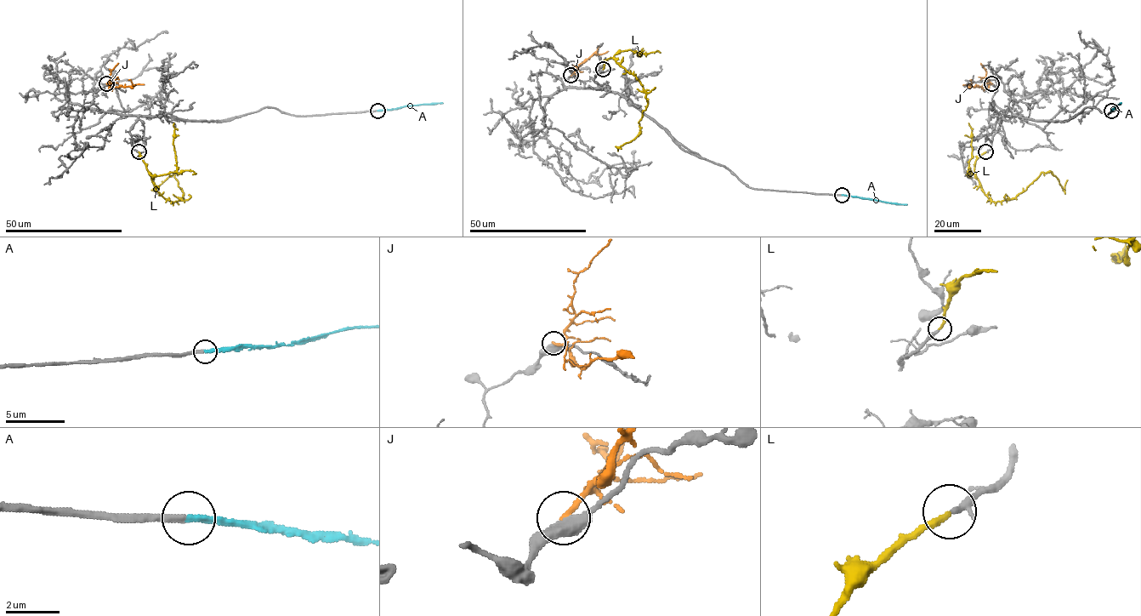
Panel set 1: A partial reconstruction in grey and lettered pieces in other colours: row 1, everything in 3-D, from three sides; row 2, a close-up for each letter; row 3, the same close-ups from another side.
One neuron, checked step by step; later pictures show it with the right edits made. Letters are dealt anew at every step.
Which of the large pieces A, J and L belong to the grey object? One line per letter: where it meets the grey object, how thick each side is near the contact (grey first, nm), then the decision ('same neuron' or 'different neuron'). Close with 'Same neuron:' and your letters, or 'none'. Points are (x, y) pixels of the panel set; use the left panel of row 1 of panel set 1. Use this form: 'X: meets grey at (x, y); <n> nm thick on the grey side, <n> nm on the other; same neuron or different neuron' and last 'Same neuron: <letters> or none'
A: meets grey at (377, 111); 280 nm thick on the grey side, 240 nm on the other; same neuron
J: meets grey at (106, 83); 480 nm thick on the grey side, 240 nm on the other; different neuron
L: meets grey at (139, 151); 170 nm thick on the grey side, 240 nm on the other; different neuron
Same neuron: A

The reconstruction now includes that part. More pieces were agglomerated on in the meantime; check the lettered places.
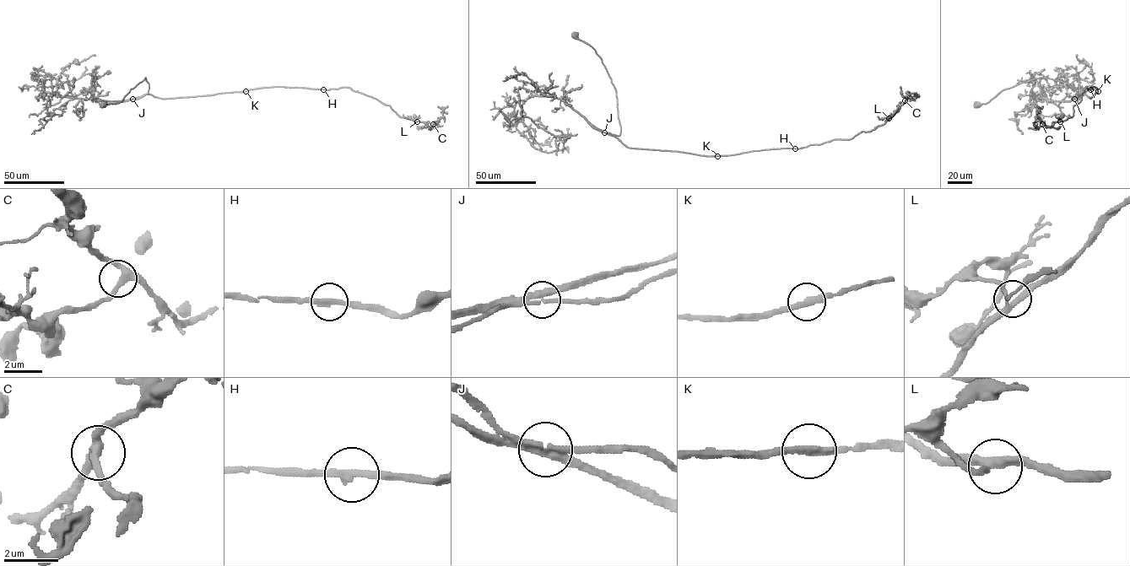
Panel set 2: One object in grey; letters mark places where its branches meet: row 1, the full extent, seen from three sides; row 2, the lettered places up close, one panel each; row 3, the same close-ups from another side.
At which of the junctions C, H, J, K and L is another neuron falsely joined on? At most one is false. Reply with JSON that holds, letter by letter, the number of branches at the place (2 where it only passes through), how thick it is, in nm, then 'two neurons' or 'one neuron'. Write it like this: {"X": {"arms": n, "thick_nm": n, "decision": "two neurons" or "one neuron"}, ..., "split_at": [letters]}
{"C": {"arms": 3, "thick_nm": 280, "decision": "one neuron"}, "H": {"arms": 2, "thick_nm": 280, "decision": "one neuron"}, "J": {"arms": 3, "thick_nm": 280, "decision": "one neuron"}, "K": {"arms": 2, "thick_nm": 280, "decision": "one neuron"}, "L": {"arms": 3, "thick_nm": 280, "decision": "one neuron"}, "split_at": []}

